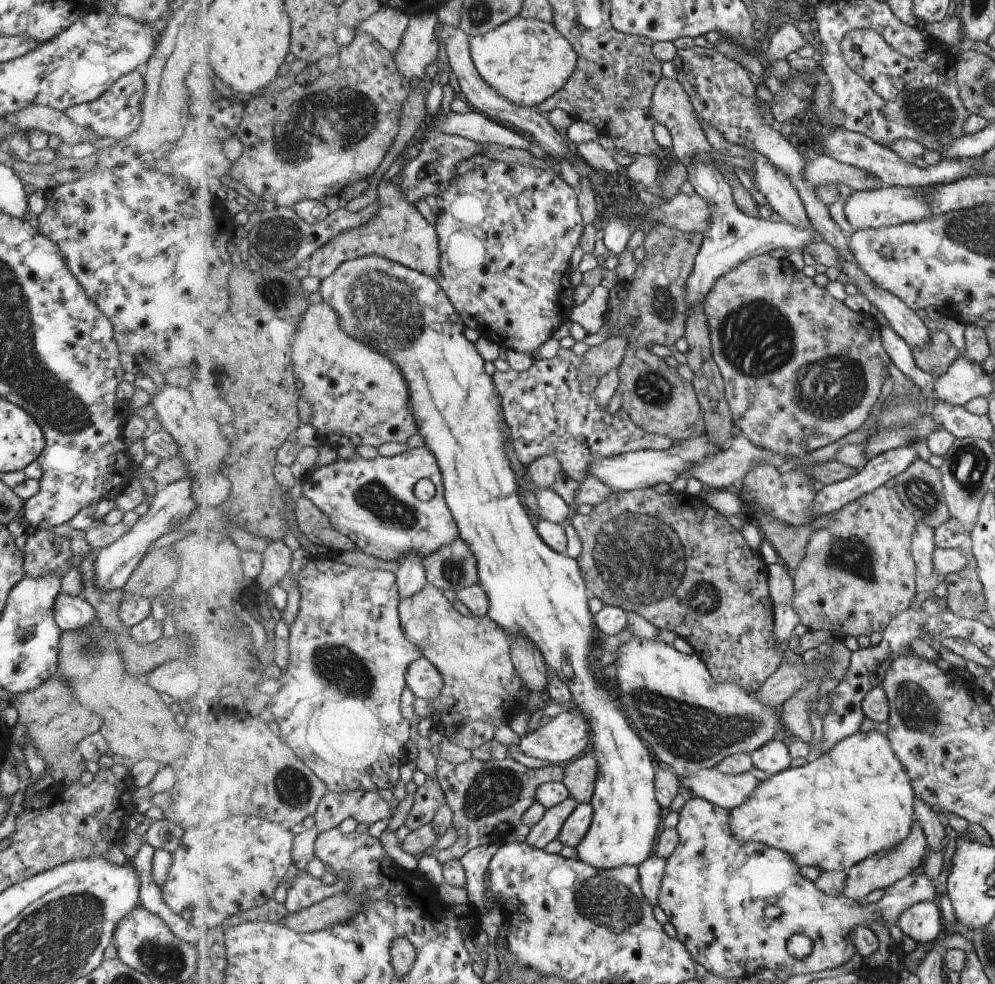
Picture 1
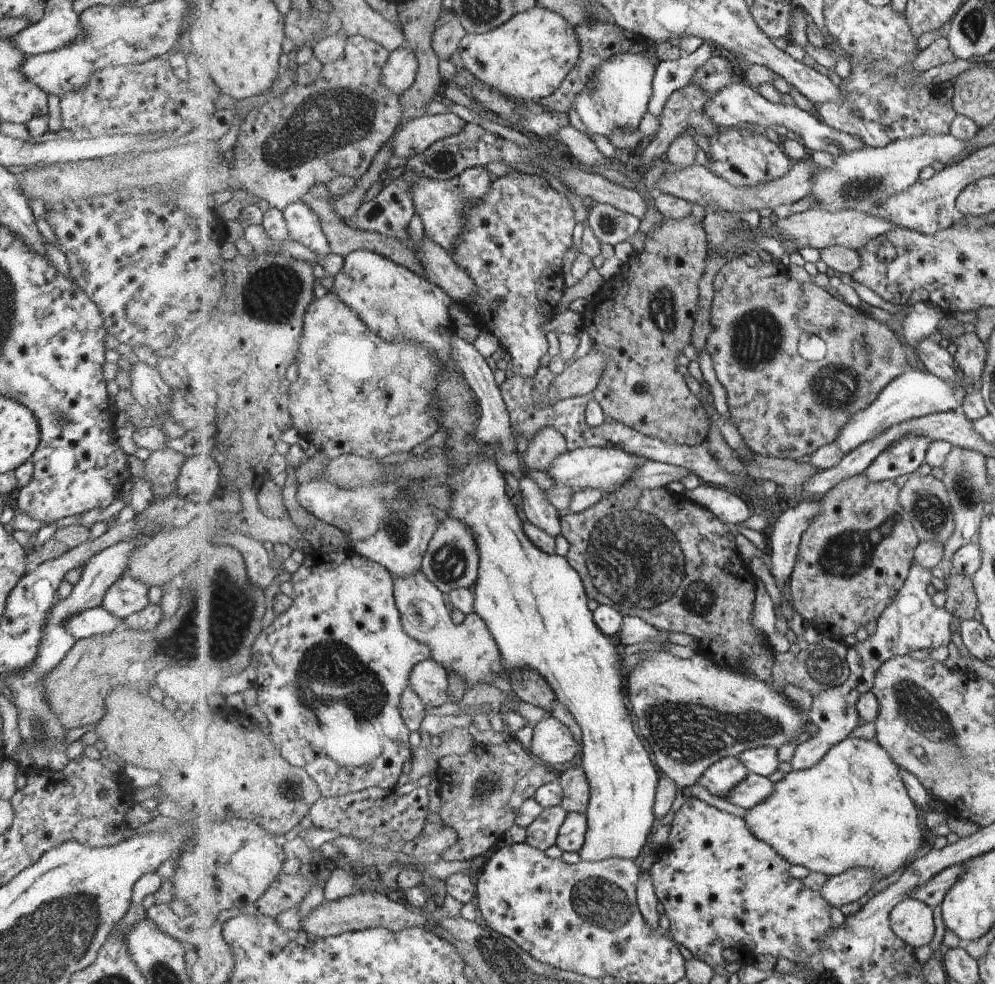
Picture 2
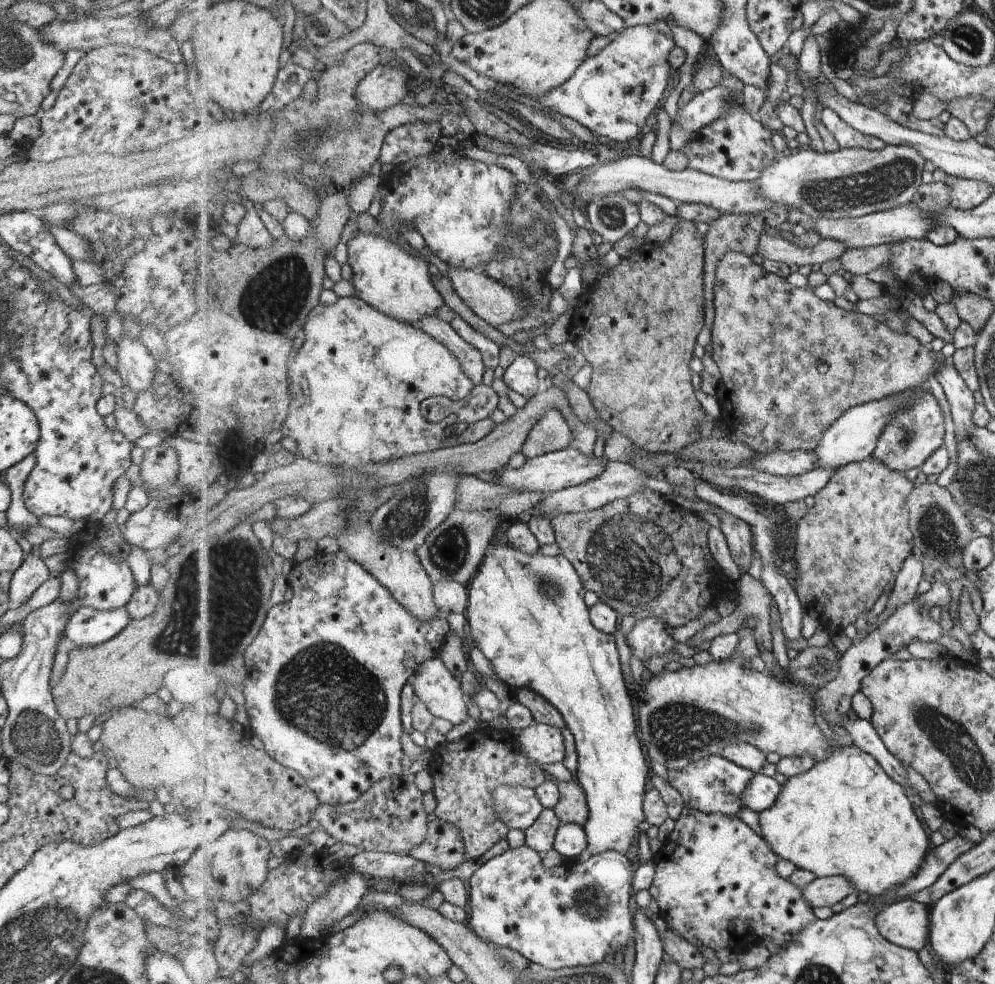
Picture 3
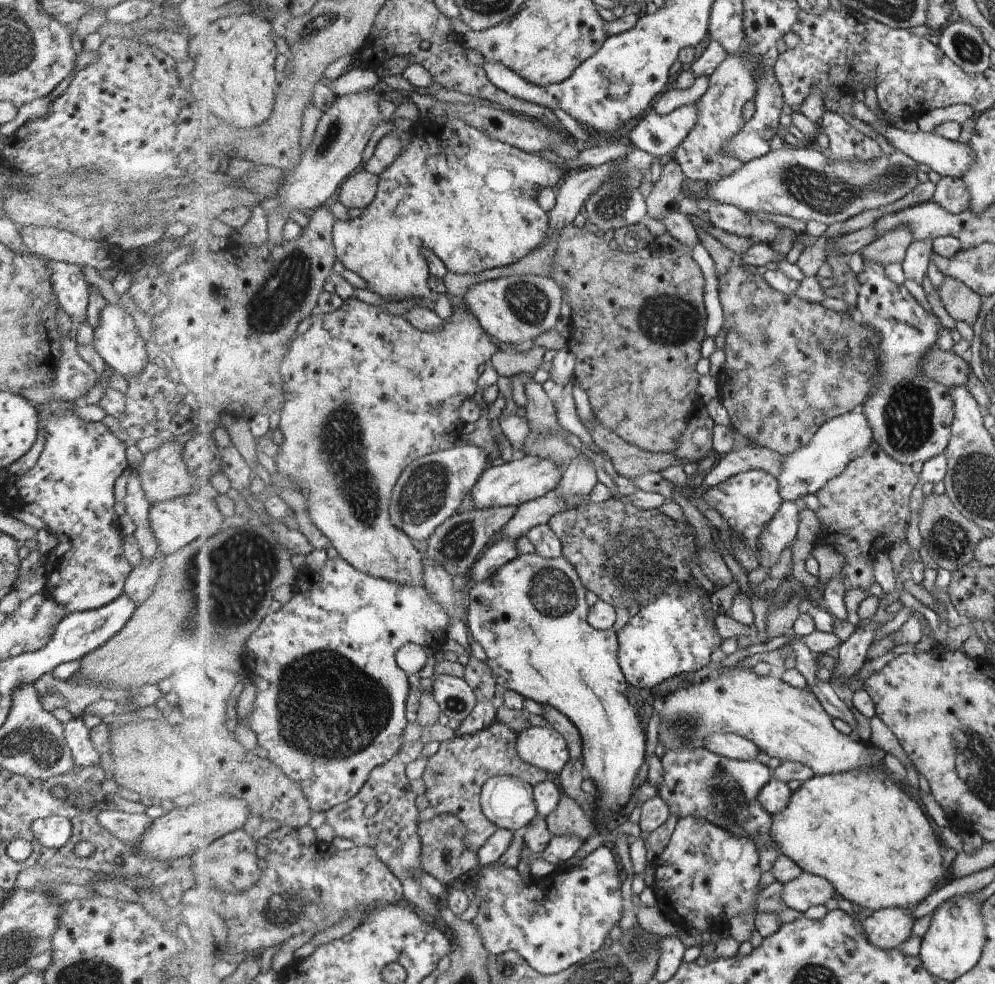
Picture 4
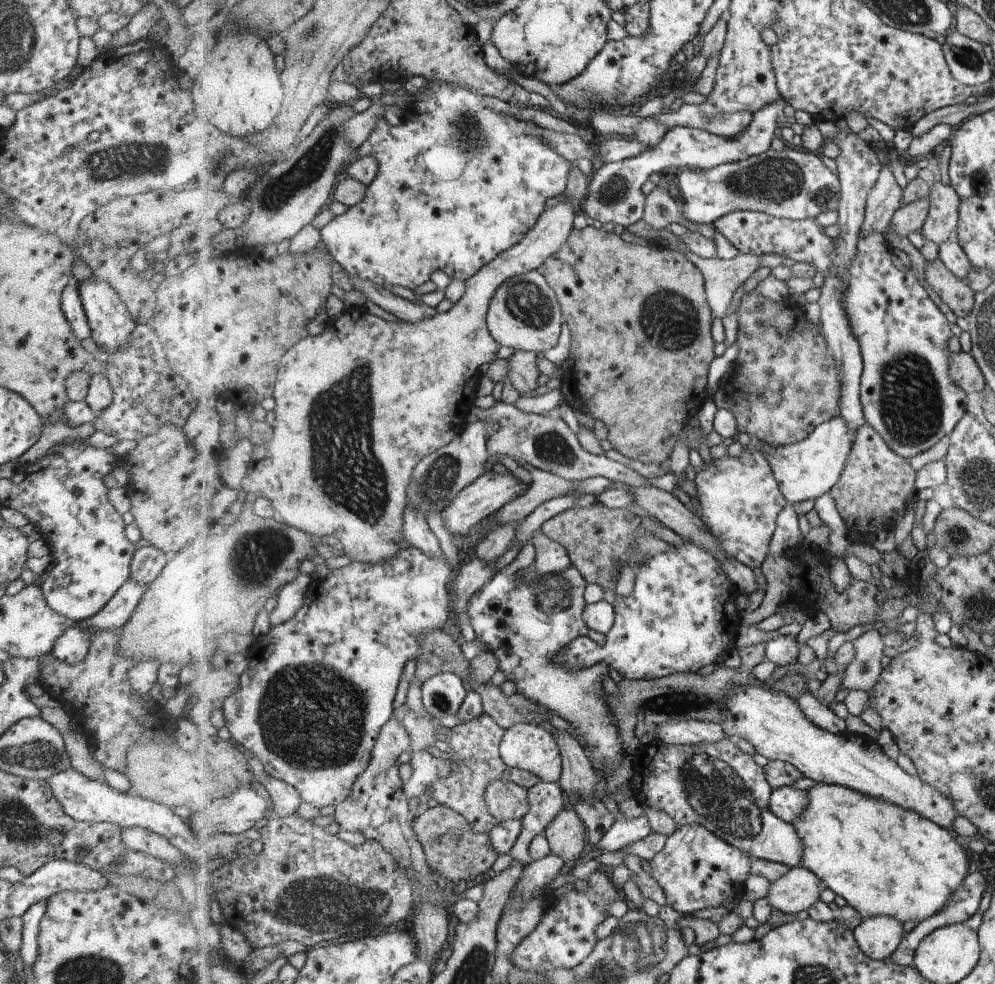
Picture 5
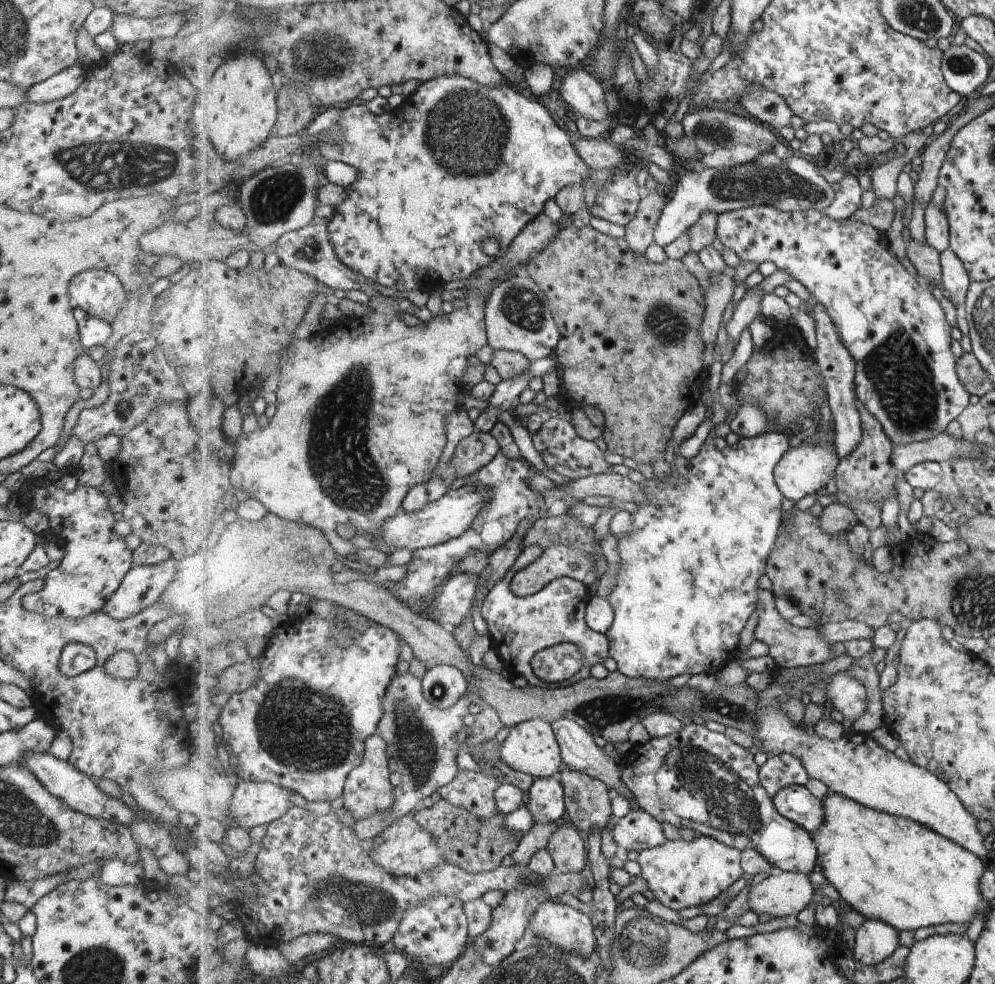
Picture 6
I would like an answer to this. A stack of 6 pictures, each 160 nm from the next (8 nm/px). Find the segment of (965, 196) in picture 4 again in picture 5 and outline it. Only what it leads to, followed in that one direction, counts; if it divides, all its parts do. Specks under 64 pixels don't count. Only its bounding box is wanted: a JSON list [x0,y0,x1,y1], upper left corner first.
[921,180,961,242]

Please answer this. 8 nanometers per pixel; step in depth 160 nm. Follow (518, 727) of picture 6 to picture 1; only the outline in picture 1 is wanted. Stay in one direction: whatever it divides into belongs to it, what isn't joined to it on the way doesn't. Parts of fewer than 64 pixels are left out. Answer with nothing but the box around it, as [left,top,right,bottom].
[517,708,592,765]

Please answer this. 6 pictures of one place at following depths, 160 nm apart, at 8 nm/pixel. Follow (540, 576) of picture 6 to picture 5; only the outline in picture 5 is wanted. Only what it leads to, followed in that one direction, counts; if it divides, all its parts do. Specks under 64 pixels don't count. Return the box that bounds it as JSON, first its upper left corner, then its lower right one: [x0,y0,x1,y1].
[519,529,573,582]

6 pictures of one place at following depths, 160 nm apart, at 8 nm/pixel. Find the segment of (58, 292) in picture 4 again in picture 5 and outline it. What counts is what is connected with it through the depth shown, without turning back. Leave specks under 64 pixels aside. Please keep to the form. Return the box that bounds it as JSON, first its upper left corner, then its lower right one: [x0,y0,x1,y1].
[59,276,90,341]

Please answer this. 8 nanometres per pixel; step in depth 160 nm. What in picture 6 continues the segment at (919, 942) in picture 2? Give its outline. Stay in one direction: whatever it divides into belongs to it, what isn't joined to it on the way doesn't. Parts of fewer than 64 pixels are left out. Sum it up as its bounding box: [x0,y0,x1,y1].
[851,919,899,966]

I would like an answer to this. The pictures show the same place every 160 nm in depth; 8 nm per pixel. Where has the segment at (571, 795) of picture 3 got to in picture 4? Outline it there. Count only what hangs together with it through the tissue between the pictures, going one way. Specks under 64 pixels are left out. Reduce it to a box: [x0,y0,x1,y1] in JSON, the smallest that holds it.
[546,793,598,840]

